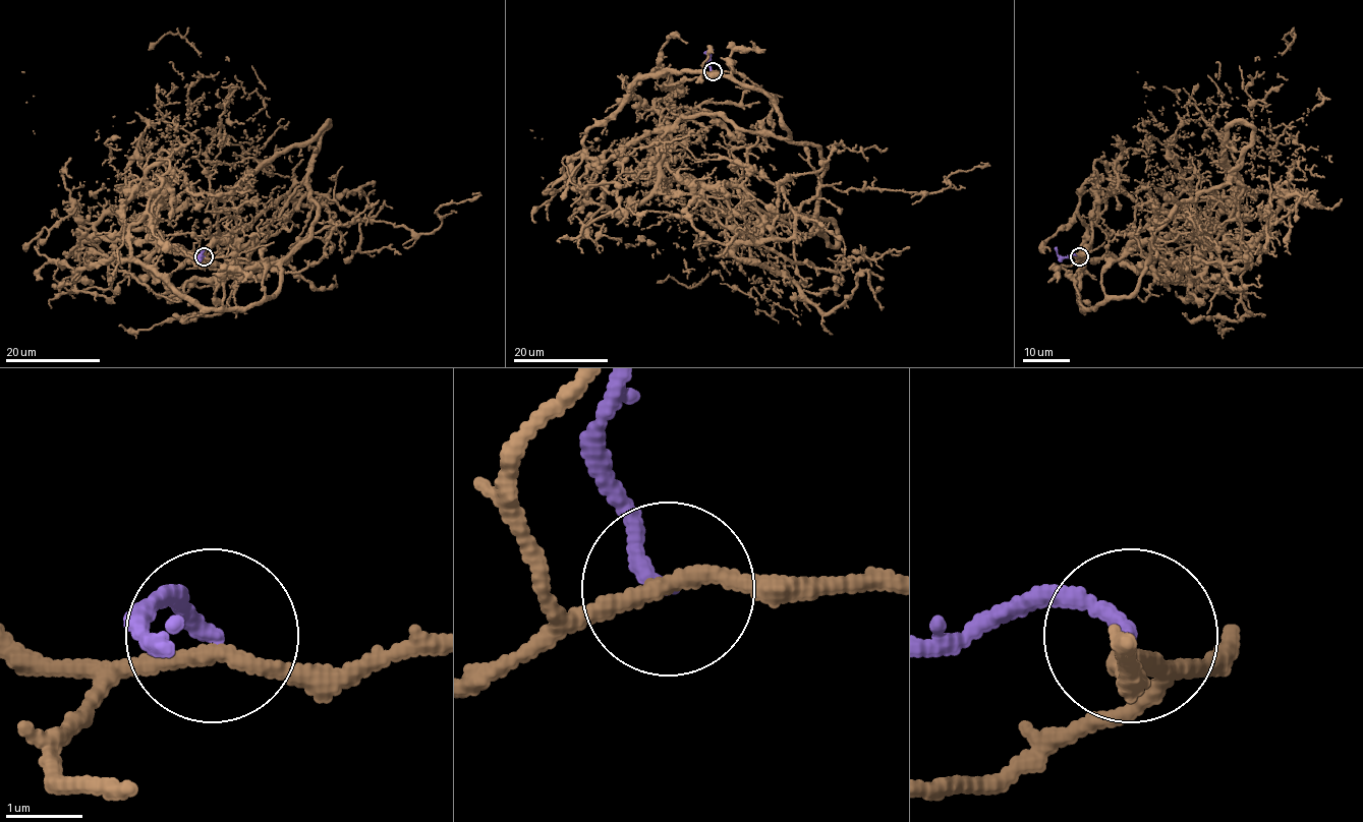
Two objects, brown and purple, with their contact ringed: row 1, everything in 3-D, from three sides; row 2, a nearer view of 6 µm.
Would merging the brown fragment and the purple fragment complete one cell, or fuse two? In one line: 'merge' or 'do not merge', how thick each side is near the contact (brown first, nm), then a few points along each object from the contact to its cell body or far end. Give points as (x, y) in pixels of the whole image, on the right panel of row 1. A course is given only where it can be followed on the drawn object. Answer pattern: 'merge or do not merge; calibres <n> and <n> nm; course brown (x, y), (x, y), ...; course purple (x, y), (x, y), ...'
do not merge; calibres 200 and 220 nm; course brown (1079, 257), (1091, 240), (1098, 160), (1139, 203), (1220, 200), (1252, 234), (1248, 267), (1223, 260), (1170, 194); course purple (1079, 256), (1061, 257), (1055, 247)

